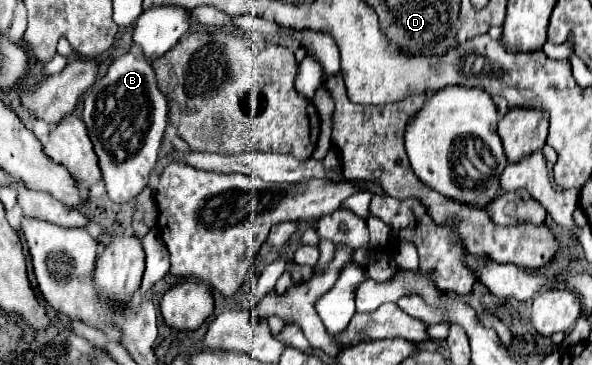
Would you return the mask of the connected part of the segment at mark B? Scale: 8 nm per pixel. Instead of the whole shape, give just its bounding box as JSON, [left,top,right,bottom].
[82,52,168,202]

